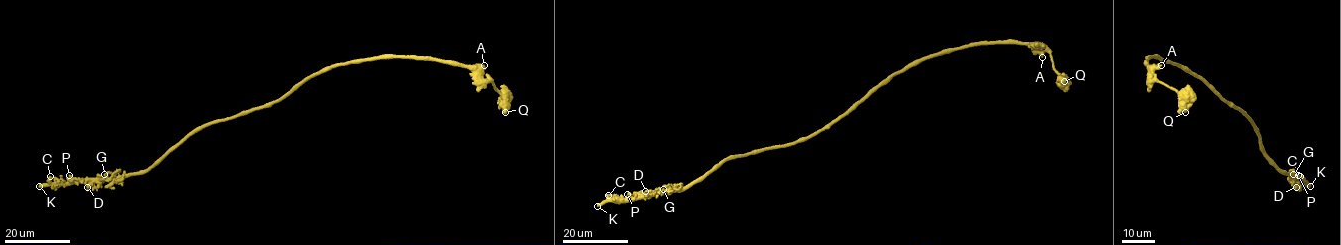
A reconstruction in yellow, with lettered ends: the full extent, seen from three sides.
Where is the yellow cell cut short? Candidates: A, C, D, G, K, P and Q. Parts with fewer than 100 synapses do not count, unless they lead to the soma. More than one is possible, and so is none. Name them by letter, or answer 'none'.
K

